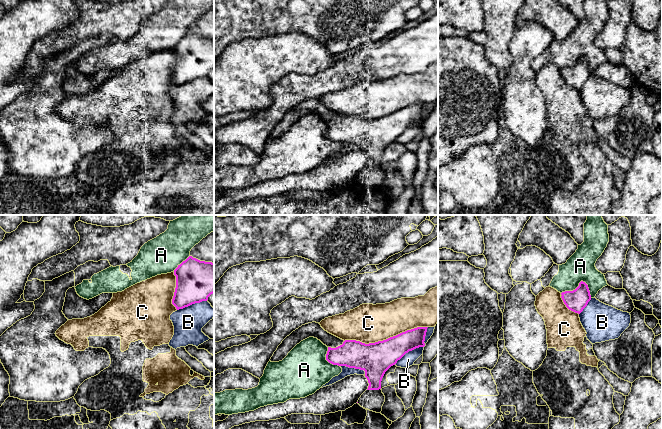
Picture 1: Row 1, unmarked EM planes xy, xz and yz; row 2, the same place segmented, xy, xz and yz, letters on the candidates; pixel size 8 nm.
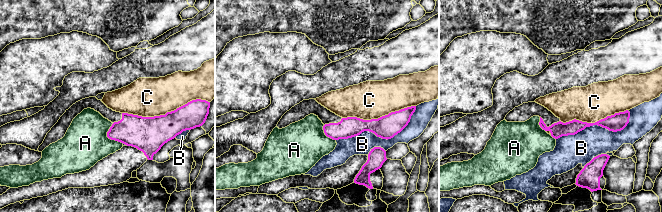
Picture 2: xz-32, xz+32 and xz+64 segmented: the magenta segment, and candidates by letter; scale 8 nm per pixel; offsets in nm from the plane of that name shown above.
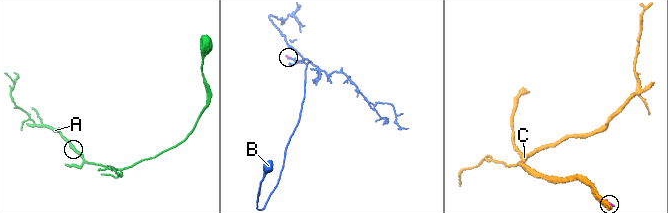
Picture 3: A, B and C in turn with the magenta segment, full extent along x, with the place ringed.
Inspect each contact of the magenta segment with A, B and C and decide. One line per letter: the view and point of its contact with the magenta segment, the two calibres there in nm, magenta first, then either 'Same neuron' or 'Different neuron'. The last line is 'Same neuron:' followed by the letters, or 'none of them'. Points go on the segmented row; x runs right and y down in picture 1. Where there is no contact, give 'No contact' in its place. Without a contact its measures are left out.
A: Touches magenta at yz (580, 282). Thickness 170 nm (magenta) against 220 nm. Different neuron
B: Touches magenta at xz (418, 347). Thickness 200 nm (magenta) against 100 nm. Different neuron
C: Touches magenta at xz (386, 339). Thickness 260 nm (magenta) against 320 nm. Different neuron
Same neuron: none of them

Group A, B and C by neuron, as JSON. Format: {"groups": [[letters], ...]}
{"groups": [["A"], ["B"], ["C"]]}

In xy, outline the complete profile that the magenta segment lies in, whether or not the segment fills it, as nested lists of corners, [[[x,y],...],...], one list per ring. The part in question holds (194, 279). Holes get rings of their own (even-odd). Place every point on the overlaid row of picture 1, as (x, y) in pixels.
[[[189,256],[174,270],[176,288],[172,304],[177,310],[207,301],[214,293],[214,263]]]

